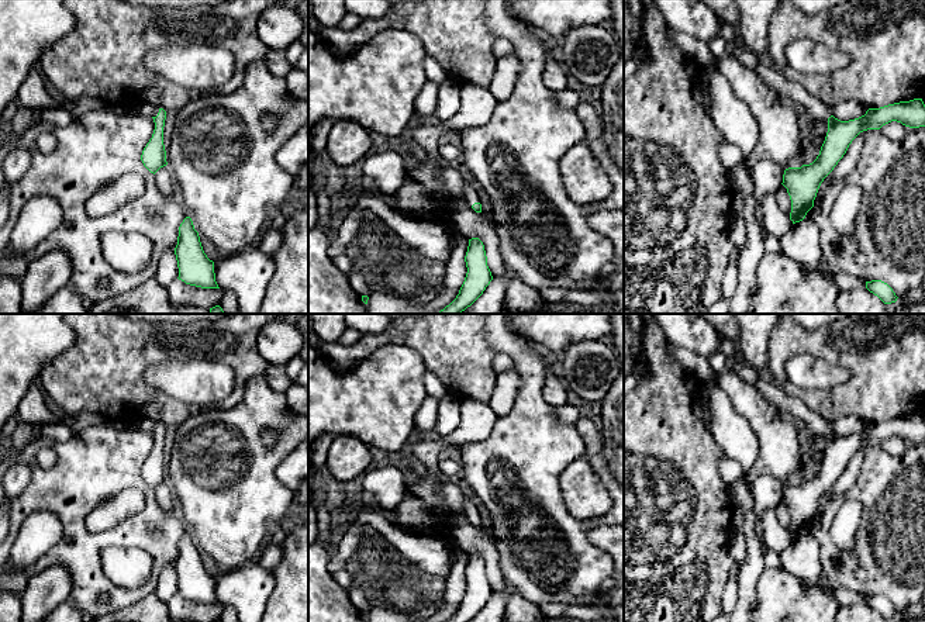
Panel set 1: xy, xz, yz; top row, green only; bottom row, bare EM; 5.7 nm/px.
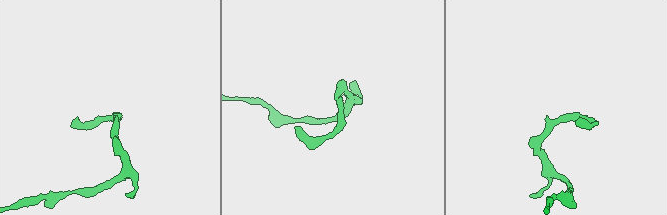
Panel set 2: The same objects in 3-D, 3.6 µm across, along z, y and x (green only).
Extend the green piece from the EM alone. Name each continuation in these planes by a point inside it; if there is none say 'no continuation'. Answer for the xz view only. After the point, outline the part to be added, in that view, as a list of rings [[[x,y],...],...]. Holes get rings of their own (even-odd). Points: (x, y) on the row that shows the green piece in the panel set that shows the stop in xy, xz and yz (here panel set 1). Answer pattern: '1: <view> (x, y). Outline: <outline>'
1: xz (470, 196). Outline: [[[466,179],[463,182],[463,194],[469,205],[473,205],[474,203],[480,203],[476,190],[470,186],[470,183]]]

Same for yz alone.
1: yz (796, 96). Outline: [[[760,65],[756,70],[757,76],[777,91],[780,99],[786,99],[795,110],[811,114],[817,121],[828,124],[831,117],[829,106],[812,97],[800,84],[787,80],[772,66]]]

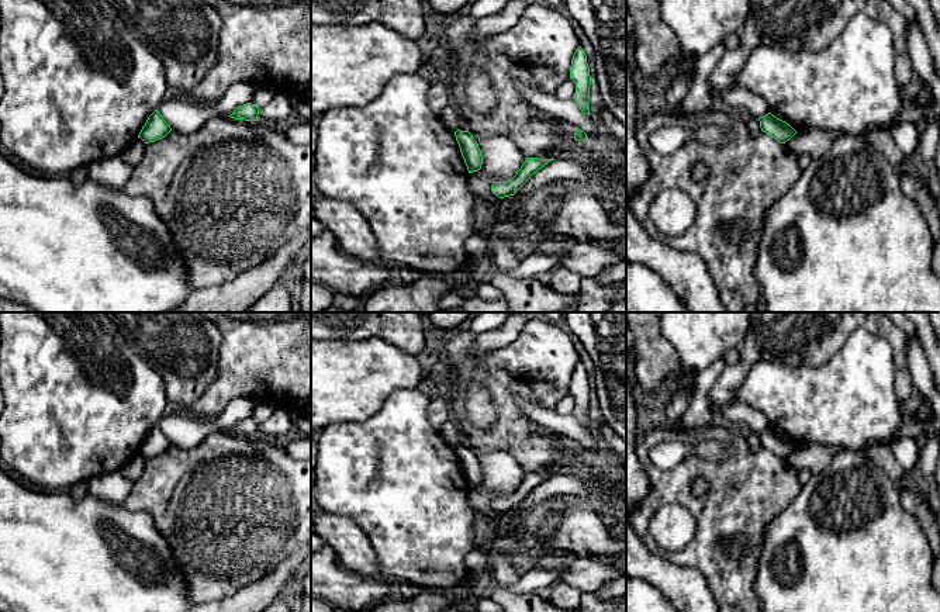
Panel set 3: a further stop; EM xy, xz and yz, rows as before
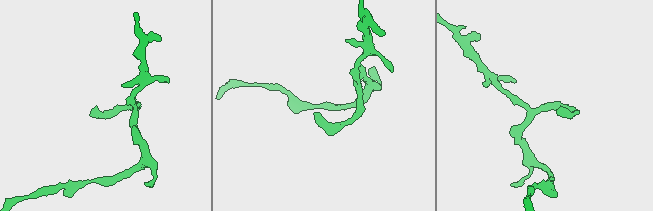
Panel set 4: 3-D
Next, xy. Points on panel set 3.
no continuation

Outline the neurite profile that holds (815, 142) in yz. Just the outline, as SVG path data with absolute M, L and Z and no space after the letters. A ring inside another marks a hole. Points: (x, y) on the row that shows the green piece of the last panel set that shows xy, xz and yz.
M805 128L784 144L785 149L795 155L809 155L812 159L822 158L840 138L840 132L822 128Z

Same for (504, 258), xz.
M473 191L473 218L476 234L487 232L488 234L488 250L493 257L493 263L504 272L514 270L519 260L516 253L502 236L495 234L495 212L494 207L477 197Z

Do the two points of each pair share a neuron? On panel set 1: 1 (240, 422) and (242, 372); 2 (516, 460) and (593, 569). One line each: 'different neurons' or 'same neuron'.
1: different neurons
2: same neuron

